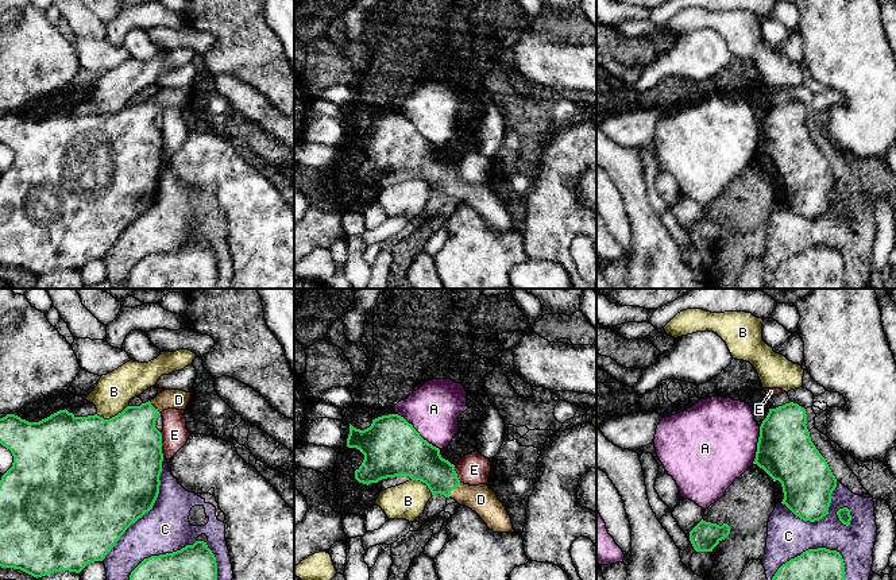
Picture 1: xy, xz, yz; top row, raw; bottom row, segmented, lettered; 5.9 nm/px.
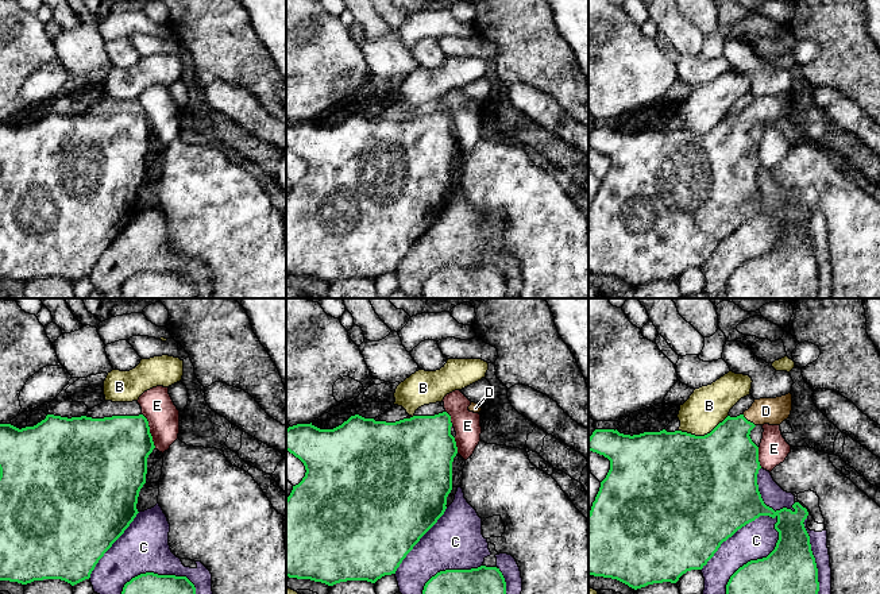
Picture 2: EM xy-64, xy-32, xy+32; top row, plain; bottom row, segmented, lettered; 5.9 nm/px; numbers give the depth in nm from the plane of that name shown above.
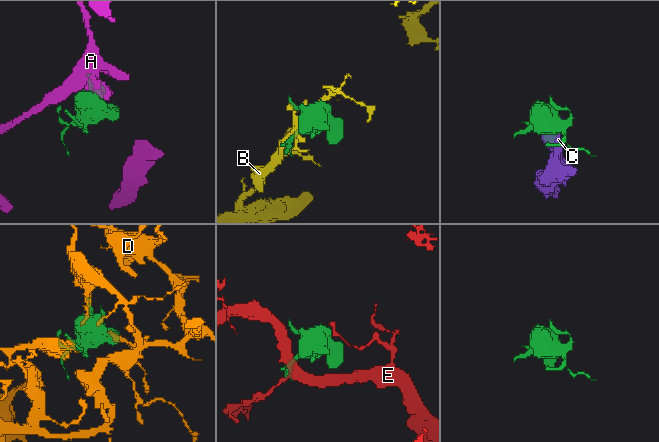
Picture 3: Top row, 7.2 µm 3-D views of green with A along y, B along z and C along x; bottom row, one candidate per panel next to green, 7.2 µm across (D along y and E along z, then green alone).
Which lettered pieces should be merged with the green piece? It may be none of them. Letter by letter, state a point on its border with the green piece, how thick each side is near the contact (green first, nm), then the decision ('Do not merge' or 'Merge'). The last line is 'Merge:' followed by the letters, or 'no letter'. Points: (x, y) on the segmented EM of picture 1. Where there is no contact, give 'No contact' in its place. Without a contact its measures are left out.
A: Touches green at xz (417, 432). Thickness 340 nm (green) against 300 nm. Do not merge
B: Touches green at xy (112, 417). Thickness 480 nm (green) against 220 nm. Do not merge
C: Touches green at yz (808, 549). Thickness 190 nm (green) against 260 nm. Do not merge
D: Touches green at xz (452, 488). Thickness 220 nm (green) against 160 nm. Merge
E: Touches green at xy (161, 444). Thickness 480 nm (green) against 160 nm. Do not merge
Merge: D

